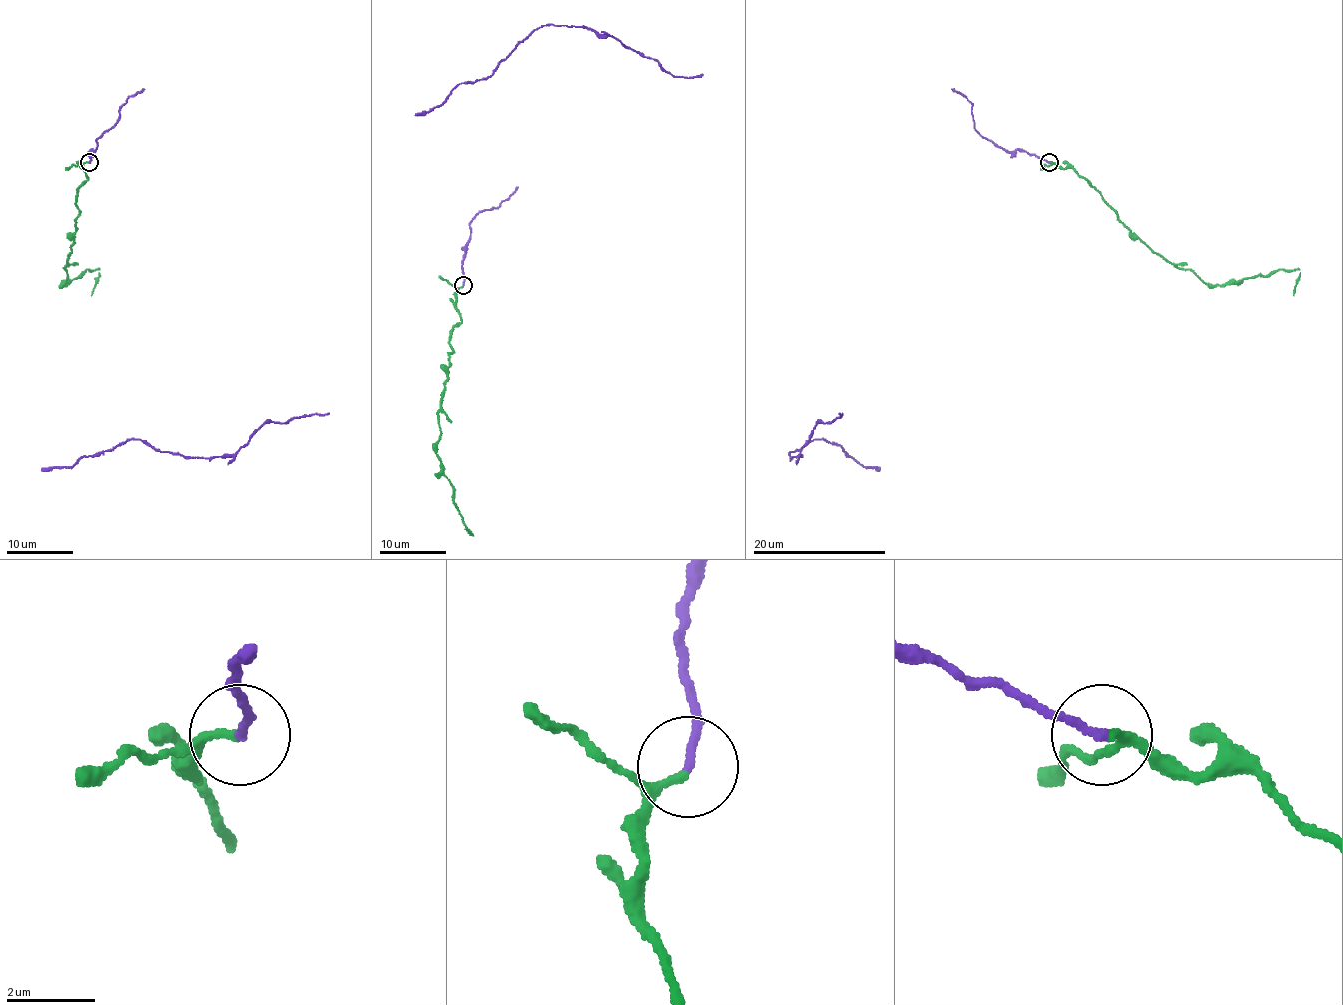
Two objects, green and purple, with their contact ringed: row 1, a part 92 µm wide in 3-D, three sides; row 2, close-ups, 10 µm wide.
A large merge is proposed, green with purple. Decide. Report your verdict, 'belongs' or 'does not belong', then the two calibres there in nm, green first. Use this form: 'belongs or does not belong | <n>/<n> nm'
does not belong | 130/190 nm

